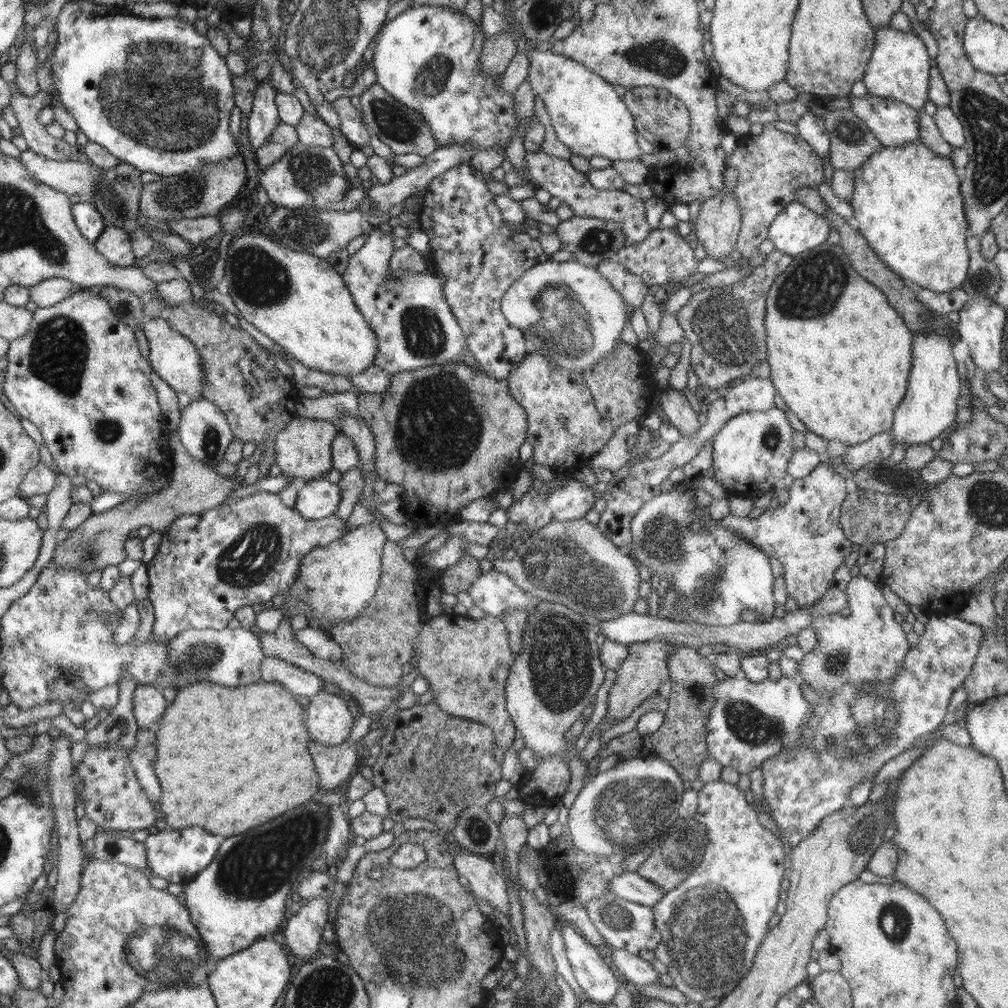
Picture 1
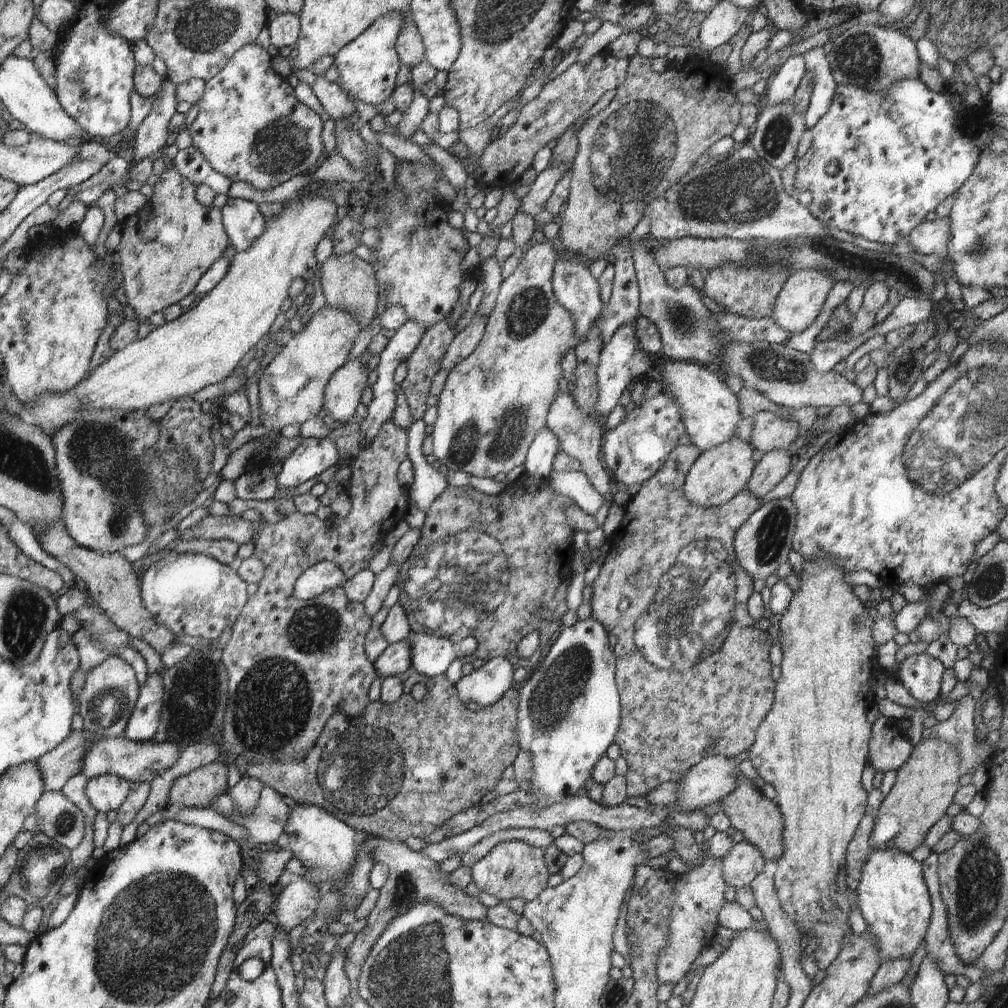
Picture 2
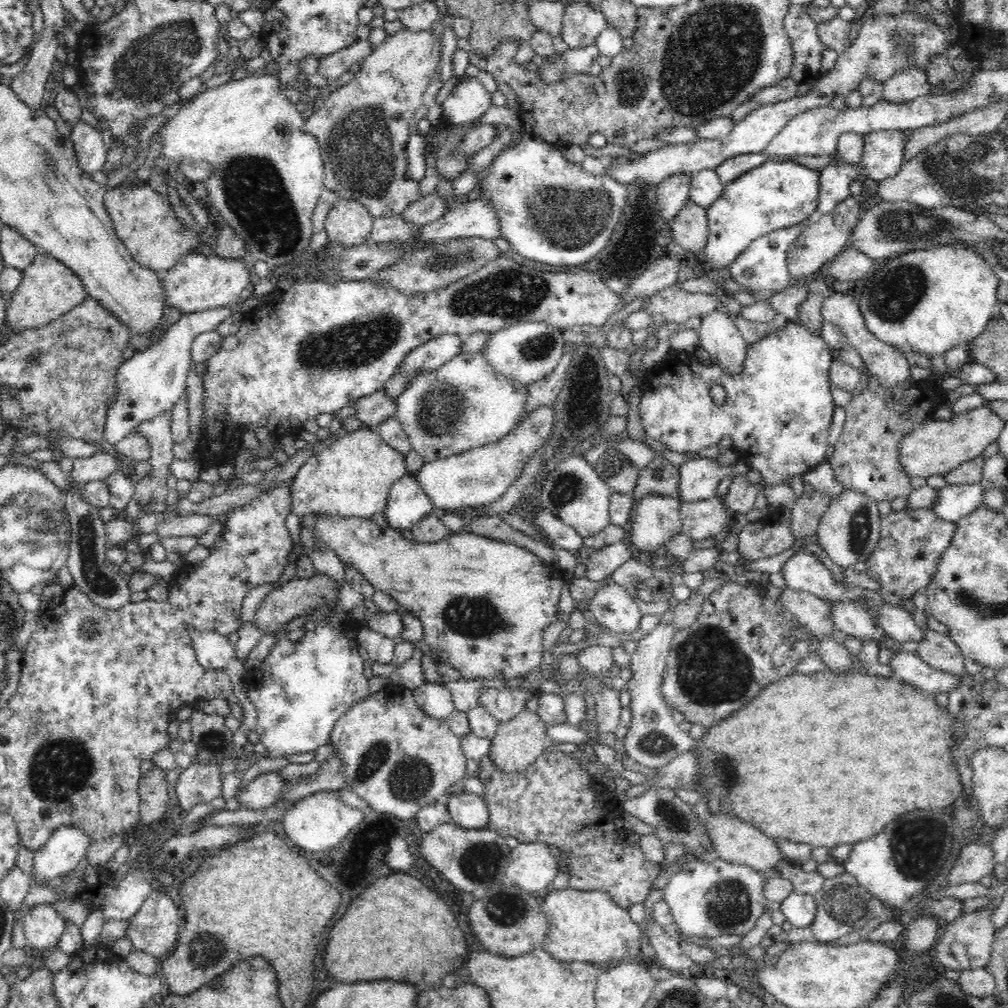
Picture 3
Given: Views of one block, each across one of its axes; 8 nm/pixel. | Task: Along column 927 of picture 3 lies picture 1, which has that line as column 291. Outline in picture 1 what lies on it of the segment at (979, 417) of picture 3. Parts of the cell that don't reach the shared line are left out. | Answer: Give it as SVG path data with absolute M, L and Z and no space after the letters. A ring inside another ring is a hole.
M297 417L276 436L274 462L280 466L284 475L292 478L303 478L305 481L320 479L322 474L333 469L332 442L339 432L338 425L329 421Z

